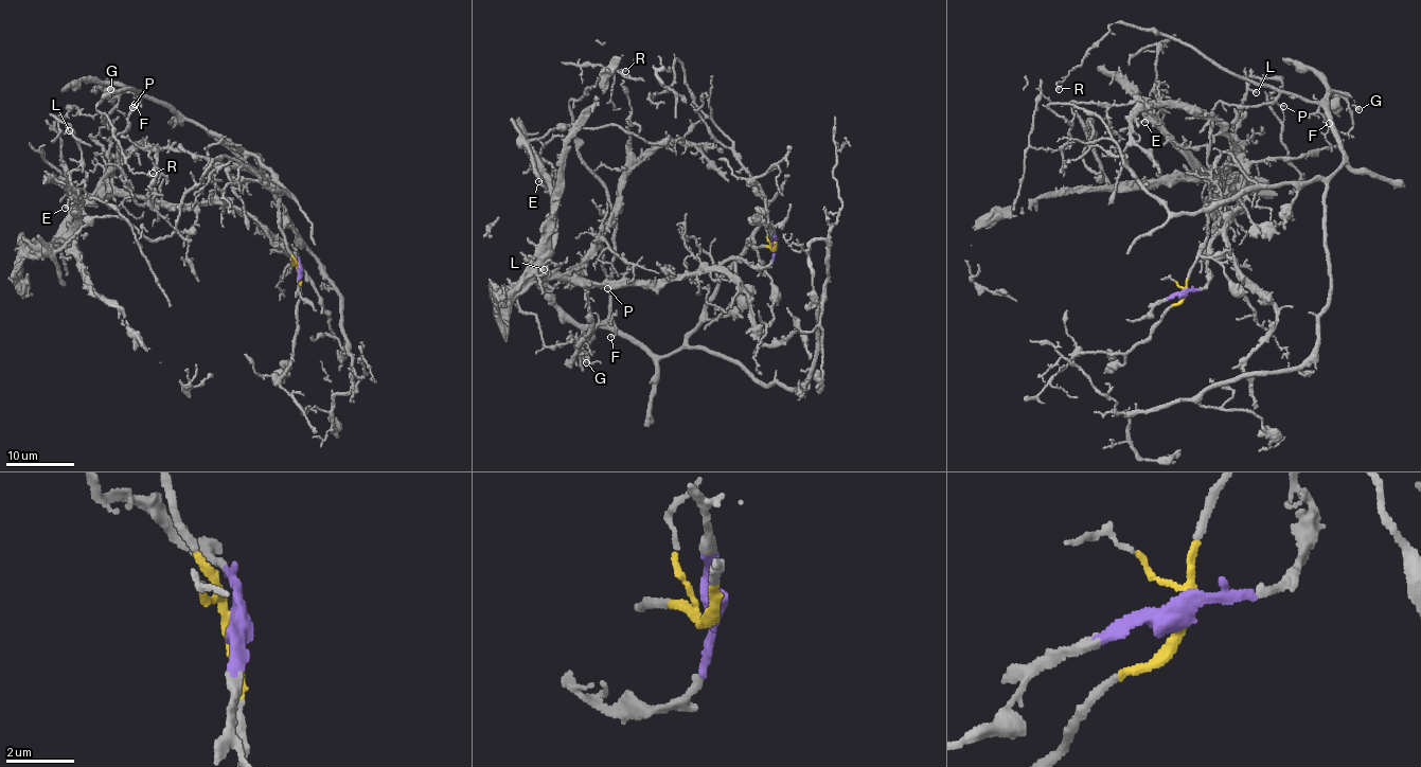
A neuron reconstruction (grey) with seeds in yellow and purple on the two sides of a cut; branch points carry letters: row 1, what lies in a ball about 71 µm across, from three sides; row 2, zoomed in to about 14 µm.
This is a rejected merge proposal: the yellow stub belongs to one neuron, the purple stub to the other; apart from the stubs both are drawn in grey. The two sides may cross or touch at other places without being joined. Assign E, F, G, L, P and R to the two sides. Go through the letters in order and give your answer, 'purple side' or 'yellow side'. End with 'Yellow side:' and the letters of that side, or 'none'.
E: purple side
F: yellow side
G: yellow side
L: purple side
P: yellow side
R: yellow side
Yellow side: F, G, P, R

